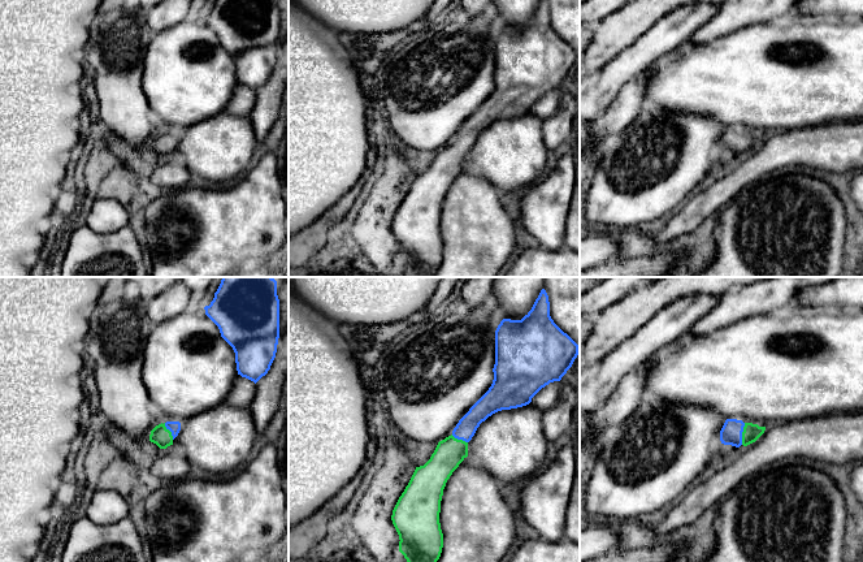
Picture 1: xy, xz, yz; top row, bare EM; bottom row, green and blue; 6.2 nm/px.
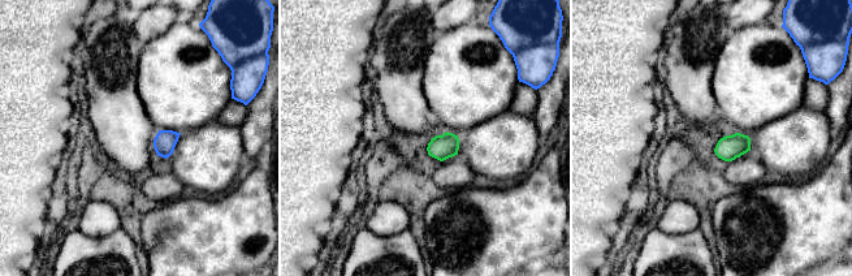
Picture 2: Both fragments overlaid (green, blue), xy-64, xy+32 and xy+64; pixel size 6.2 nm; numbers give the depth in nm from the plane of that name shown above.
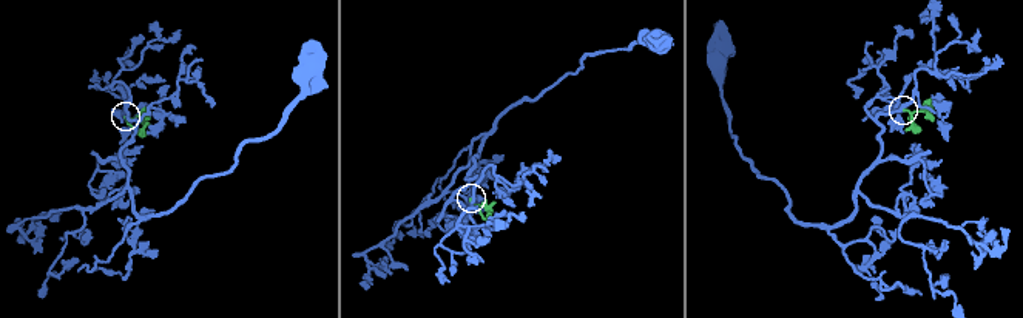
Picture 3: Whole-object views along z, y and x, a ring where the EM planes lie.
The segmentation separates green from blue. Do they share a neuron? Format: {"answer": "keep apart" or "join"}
{"answer": "join"}

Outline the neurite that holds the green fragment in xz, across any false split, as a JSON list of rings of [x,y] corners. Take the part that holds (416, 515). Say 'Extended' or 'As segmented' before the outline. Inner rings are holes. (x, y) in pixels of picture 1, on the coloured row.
Extended. [[[545,289],[541,290],[532,310],[521,320],[503,319],[495,330],[495,364],[493,368],[494,380],[489,390],[469,408],[459,420],[452,435],[439,441],[430,459],[416,467],[408,485],[399,497],[391,515],[393,524],[399,535],[399,552],[407,562],[437,562],[443,548],[443,533],[439,523],[441,501],[443,489],[452,472],[468,457],[468,442],[477,428],[493,414],[502,410],[511,410],[526,406],[532,398],[546,385],[560,381],[572,367],[578,355],[578,345],[564,333],[550,316],[550,302]]]

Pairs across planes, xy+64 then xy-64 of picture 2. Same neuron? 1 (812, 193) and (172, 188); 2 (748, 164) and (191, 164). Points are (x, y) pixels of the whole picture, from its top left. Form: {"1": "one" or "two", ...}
{"1": "two", "2": "two"}

